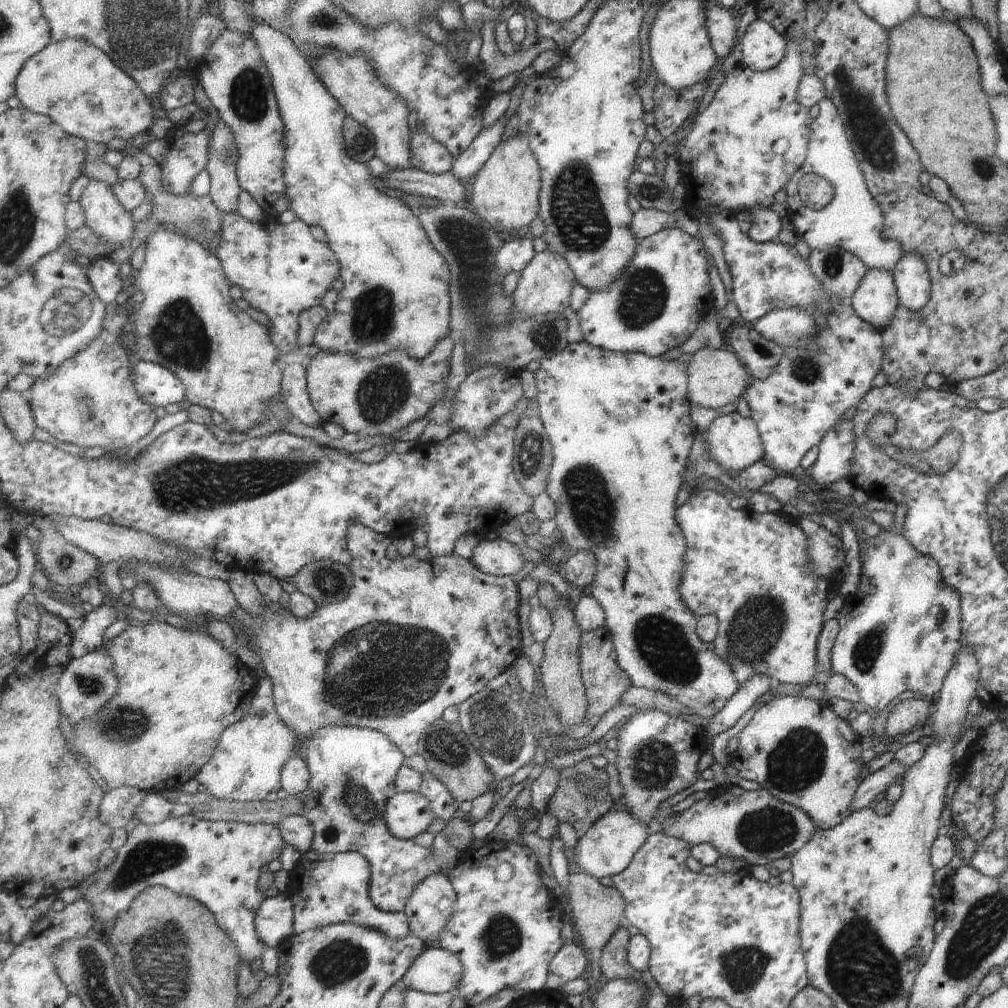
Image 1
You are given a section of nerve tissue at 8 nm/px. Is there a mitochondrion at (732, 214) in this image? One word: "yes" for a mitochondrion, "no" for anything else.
no

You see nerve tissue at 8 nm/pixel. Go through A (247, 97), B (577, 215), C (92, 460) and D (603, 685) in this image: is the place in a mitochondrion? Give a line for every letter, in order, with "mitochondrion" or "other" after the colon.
A: mitochondrion
B: mitochondrion
C: other
D: other

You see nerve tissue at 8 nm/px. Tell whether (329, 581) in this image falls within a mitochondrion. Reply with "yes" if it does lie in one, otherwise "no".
yes

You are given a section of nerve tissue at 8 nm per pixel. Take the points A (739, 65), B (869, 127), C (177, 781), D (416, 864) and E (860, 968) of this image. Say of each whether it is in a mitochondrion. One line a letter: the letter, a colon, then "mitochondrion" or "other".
A: other
B: mitochondrion
C: other
D: other
E: mitochondrion

